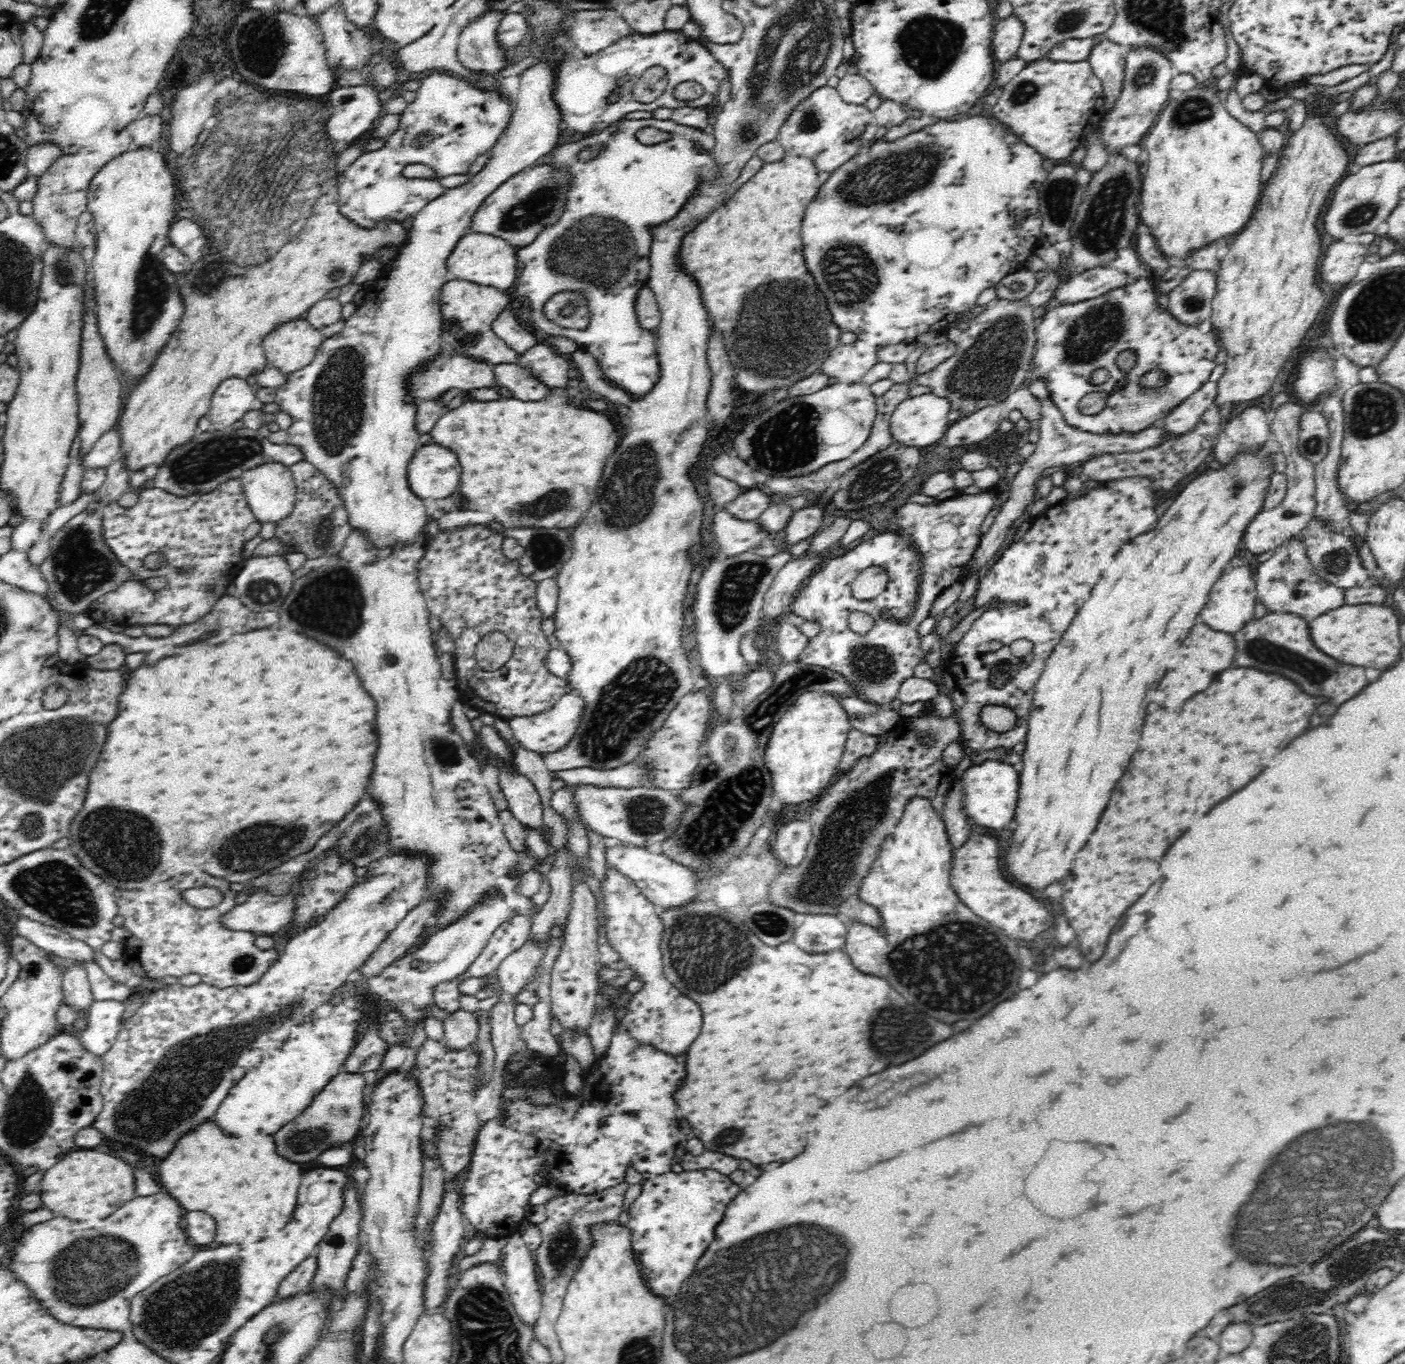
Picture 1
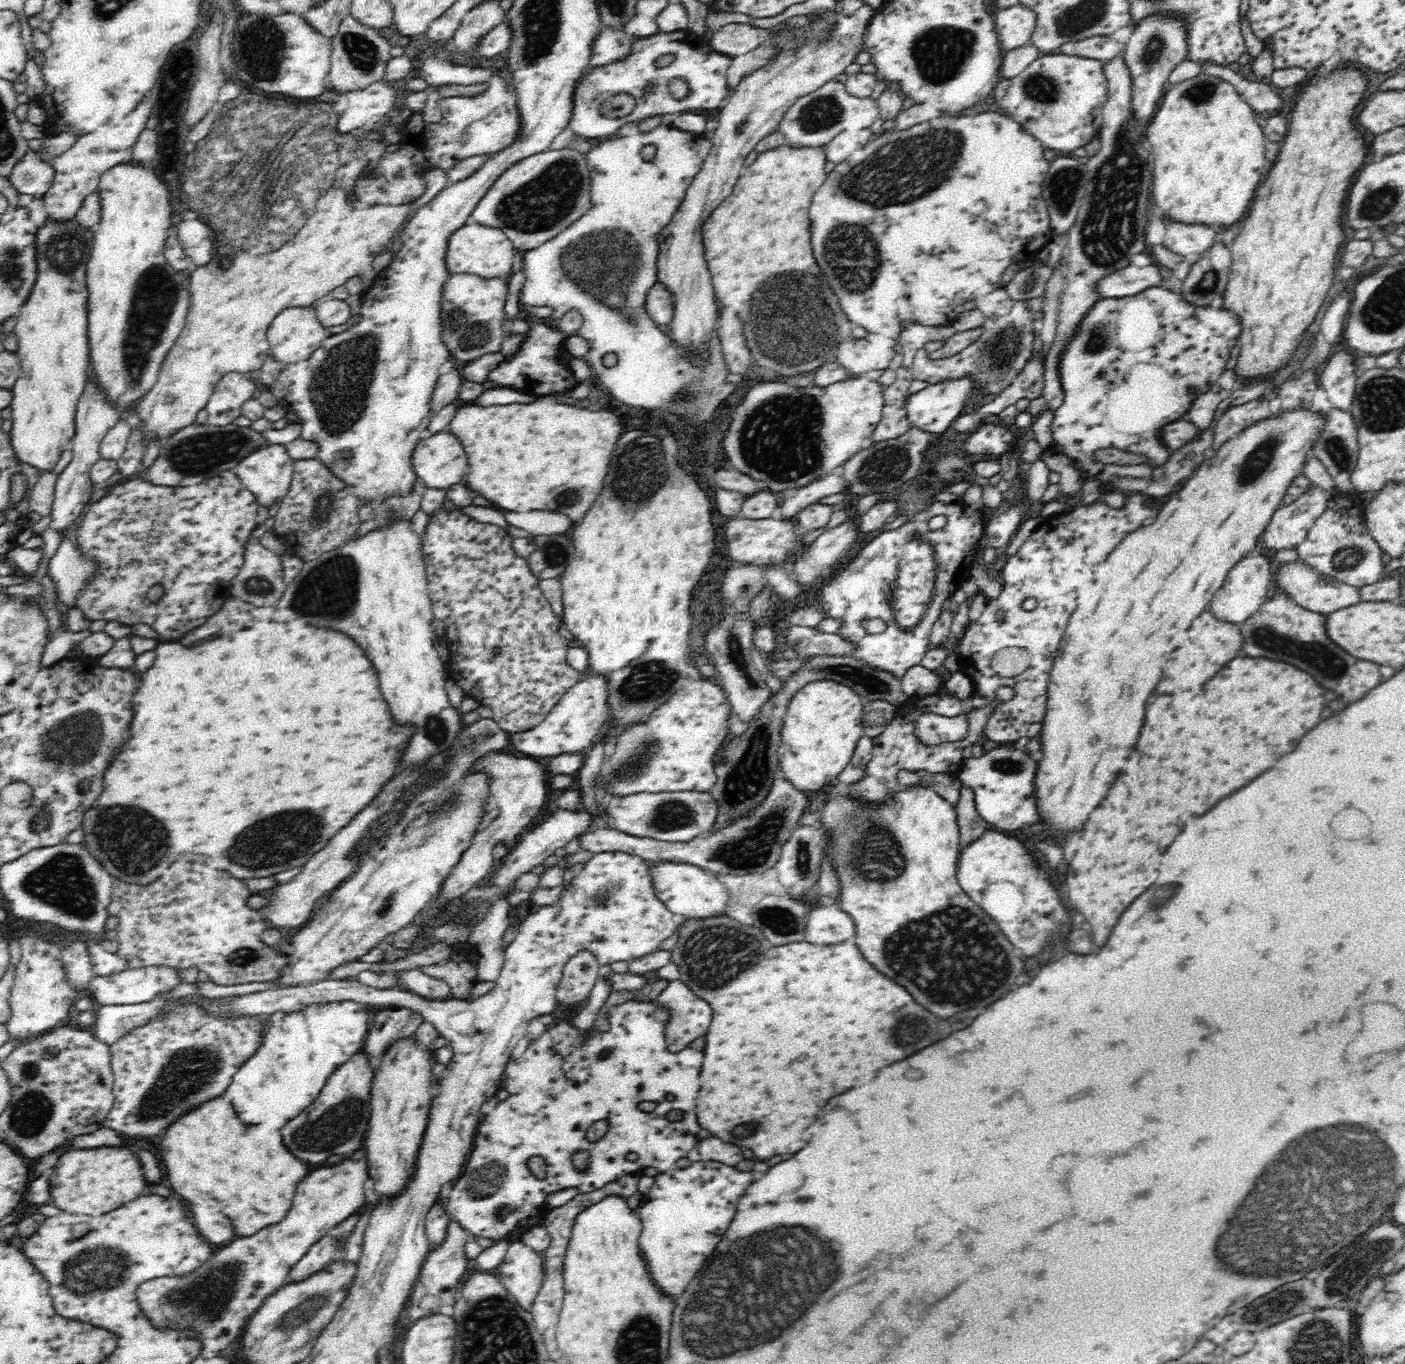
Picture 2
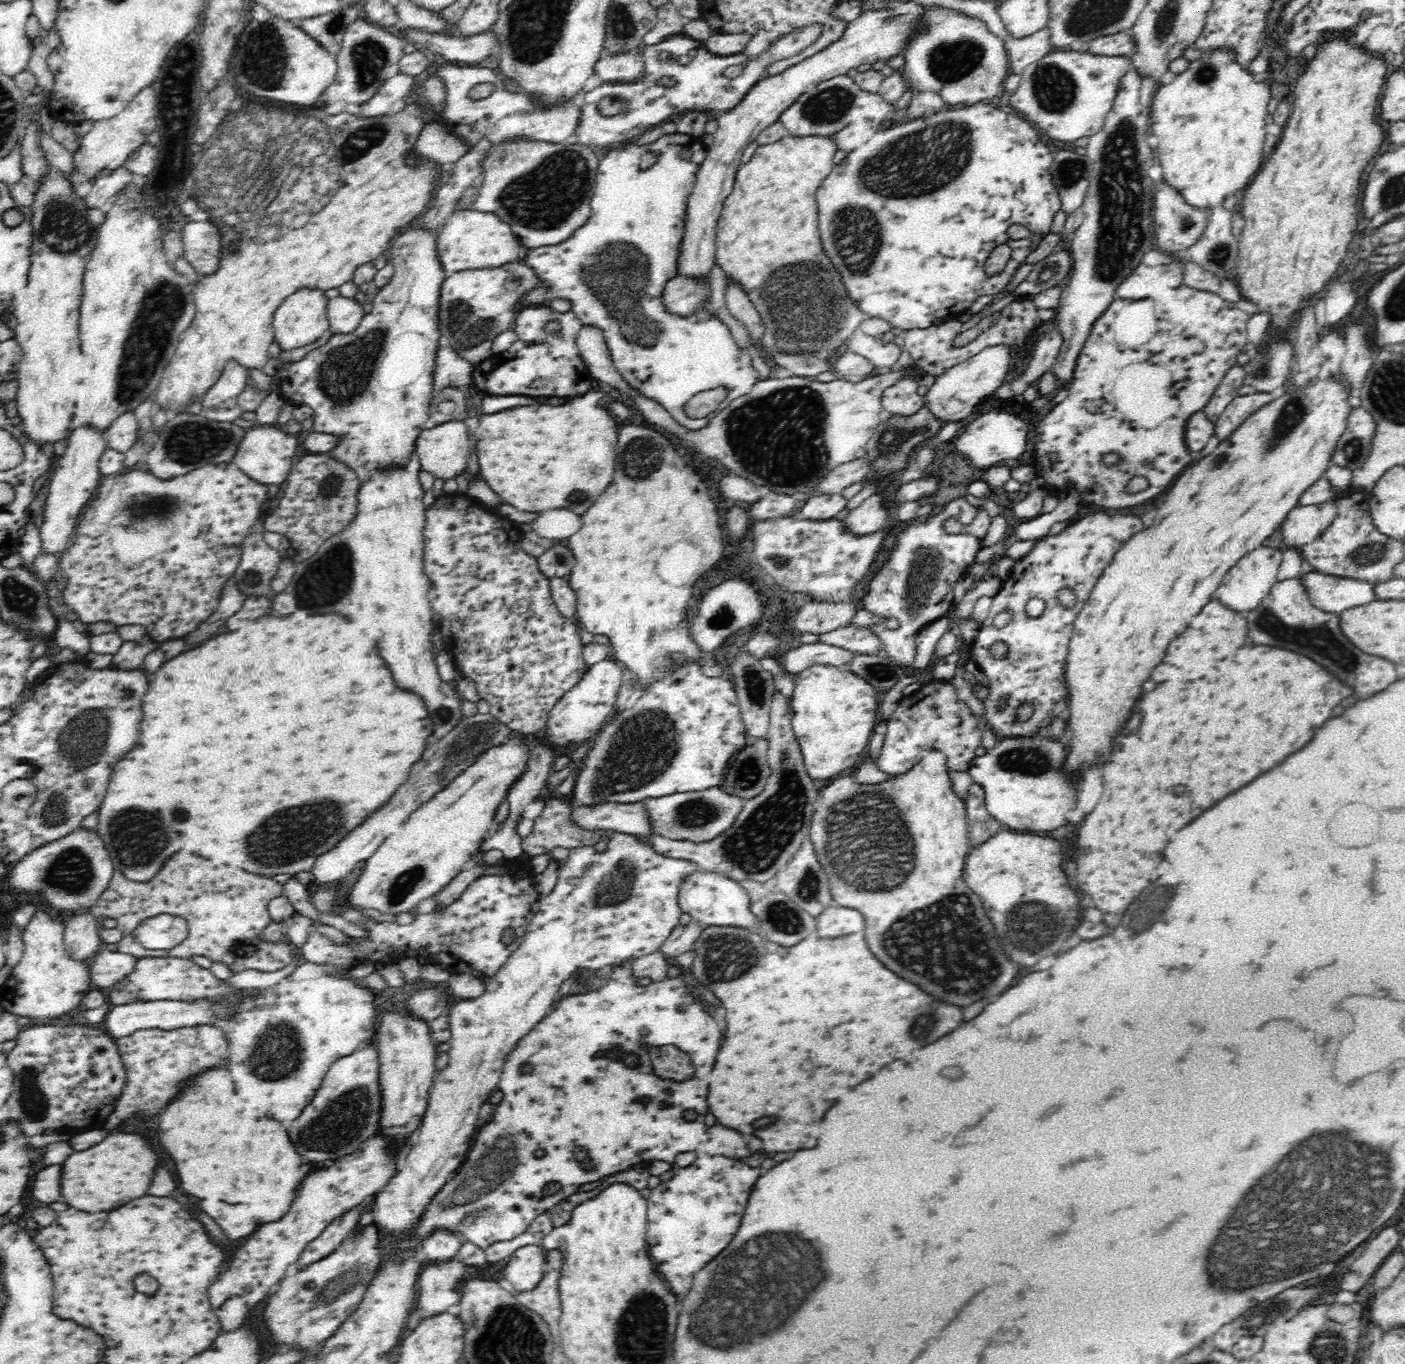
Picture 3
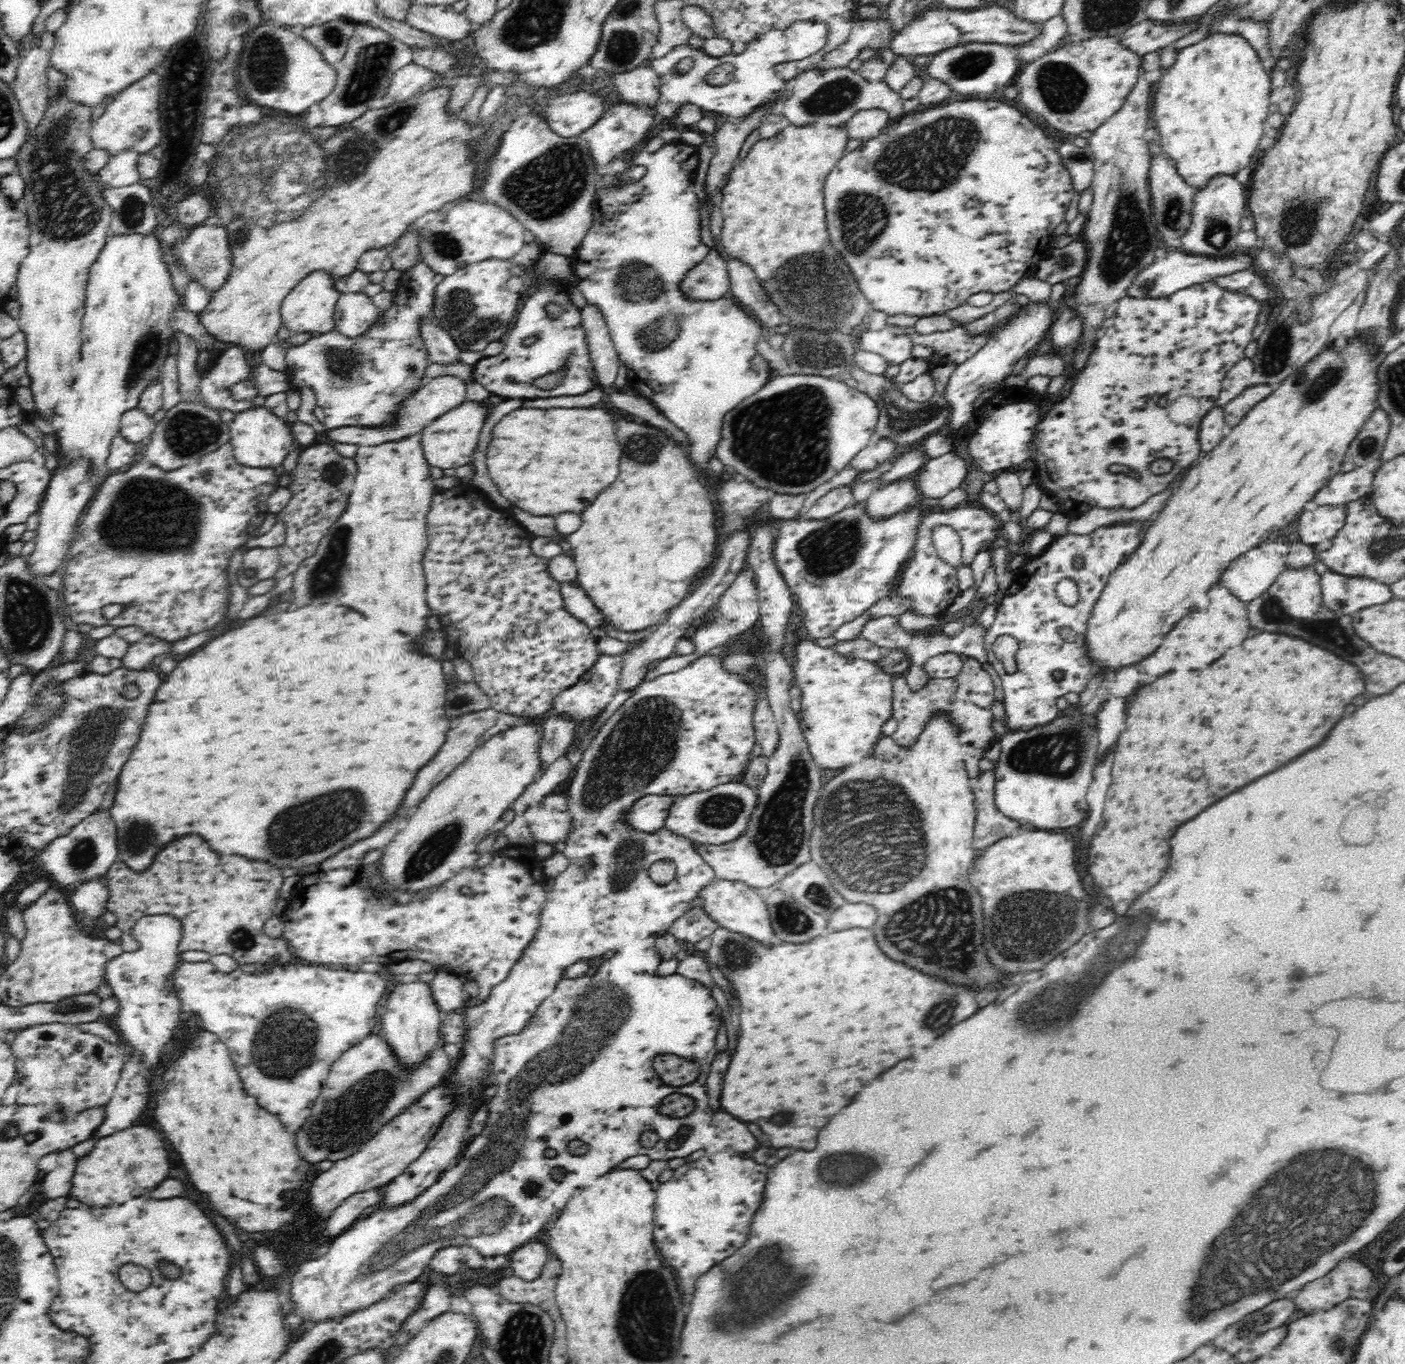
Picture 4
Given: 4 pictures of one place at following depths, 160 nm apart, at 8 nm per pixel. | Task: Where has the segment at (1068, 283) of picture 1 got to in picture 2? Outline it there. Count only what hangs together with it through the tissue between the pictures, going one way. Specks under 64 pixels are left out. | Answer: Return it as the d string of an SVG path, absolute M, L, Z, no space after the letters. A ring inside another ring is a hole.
M1152 263L1142 268L1132 265L1106 276L1100 282L1098 291L1102 294L1102 298L1120 299L1136 296L1146 288L1159 287L1162 284L1164 284L1164 278L1160 274L1158 264Z

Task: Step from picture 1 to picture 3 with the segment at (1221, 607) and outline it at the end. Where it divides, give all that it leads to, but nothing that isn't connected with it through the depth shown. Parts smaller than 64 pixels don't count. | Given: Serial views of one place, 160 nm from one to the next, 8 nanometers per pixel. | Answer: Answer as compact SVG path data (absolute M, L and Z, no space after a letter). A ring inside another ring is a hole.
M1258 547L1247 552L1234 568L1226 572L1224 582L1216 590L1216 594L1222 598L1224 604L1232 606L1234 610L1247 612L1260 604L1261 600L1271 591L1282 564L1282 550L1279 548Z

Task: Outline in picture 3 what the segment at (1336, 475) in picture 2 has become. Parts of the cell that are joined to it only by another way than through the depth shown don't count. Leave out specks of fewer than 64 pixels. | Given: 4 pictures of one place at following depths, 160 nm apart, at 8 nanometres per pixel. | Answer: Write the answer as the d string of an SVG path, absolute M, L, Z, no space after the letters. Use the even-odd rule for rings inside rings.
M1358 405L1350 416L1346 432L1338 441L1331 462L1350 470L1360 468L1372 452L1374 434L1376 434L1376 419Z

